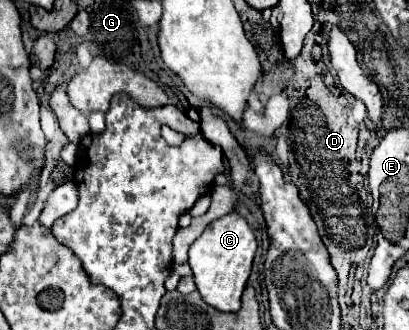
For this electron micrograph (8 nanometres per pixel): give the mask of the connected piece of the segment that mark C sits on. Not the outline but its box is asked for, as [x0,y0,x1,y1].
[189,213,257,313]

